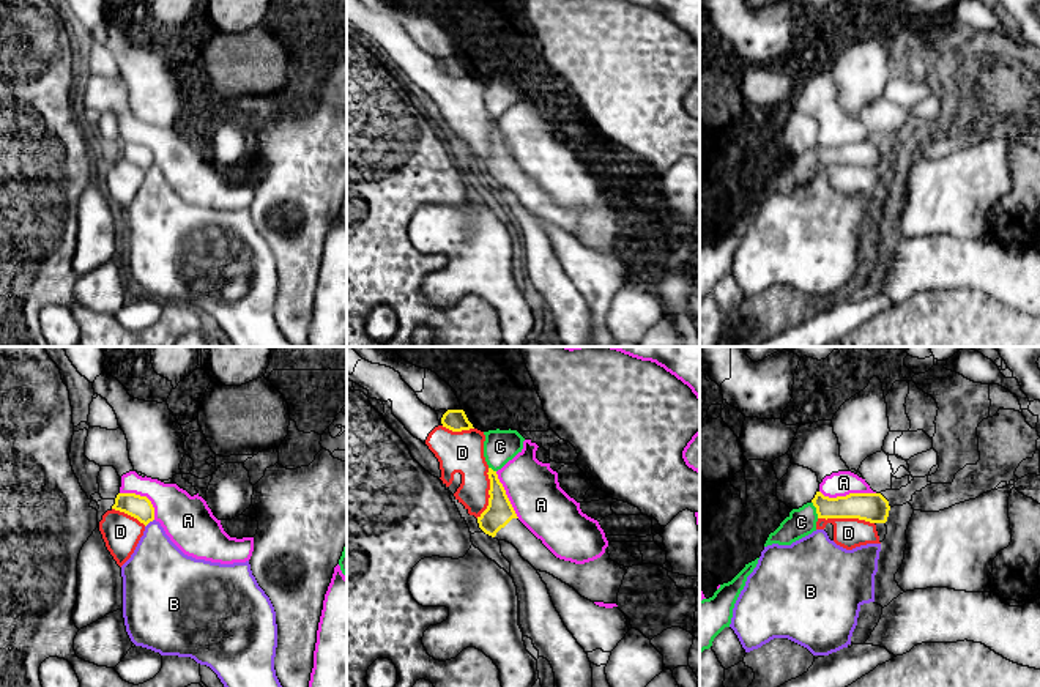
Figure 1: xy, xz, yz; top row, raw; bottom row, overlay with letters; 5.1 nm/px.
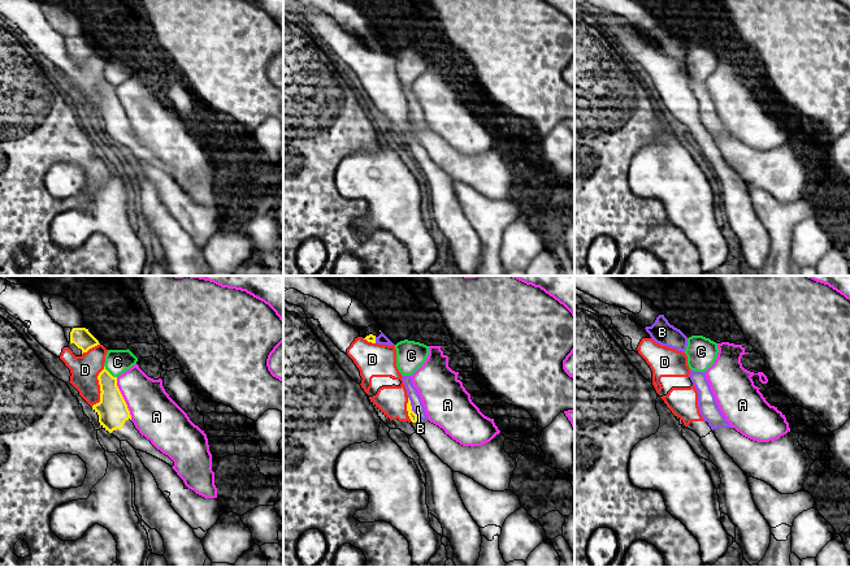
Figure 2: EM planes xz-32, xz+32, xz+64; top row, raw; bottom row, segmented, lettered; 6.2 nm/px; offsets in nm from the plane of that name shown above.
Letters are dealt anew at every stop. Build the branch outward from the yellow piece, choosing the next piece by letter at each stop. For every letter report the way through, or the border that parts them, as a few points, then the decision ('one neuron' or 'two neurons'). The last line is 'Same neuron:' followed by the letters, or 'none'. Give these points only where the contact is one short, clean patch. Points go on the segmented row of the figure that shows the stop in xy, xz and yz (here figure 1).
A: border yz (820, 490), (829, 497), (875, 493); two neurons
B: two neurons
C: border yz (812, 501), (818, 517); two neurons
D: two neurons
Same neuron: none

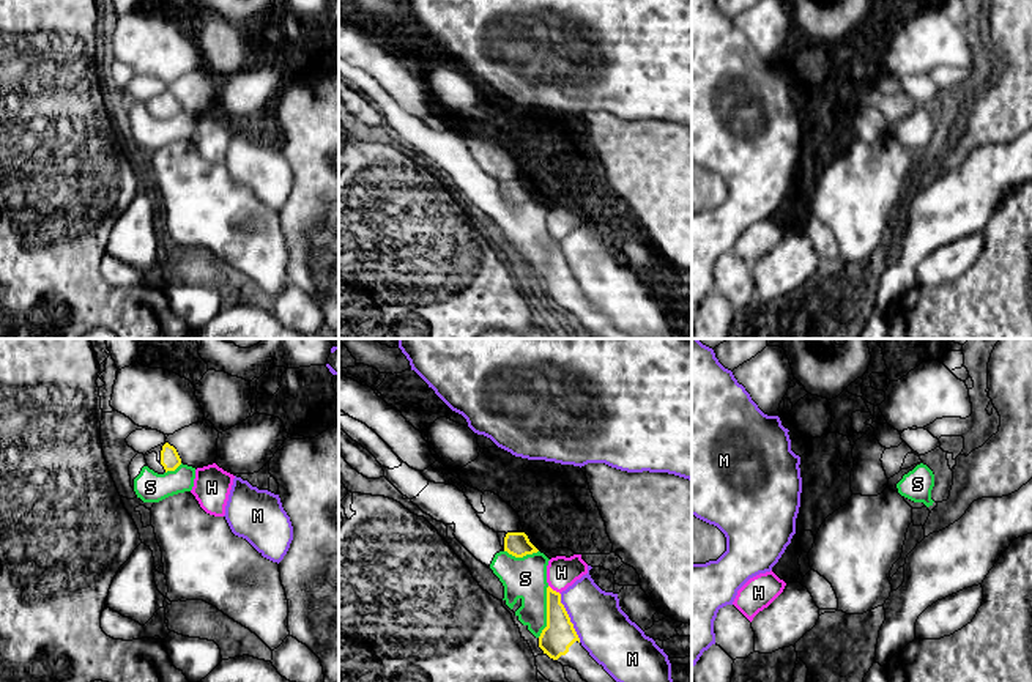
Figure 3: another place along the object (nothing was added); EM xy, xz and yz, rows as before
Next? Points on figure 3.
H: border xz (549, 585), (560, 594); two neurons
M: border xz (560, 594), (560, 602), (580, 641); two neurons
S: two neurons
Same neuron: none

